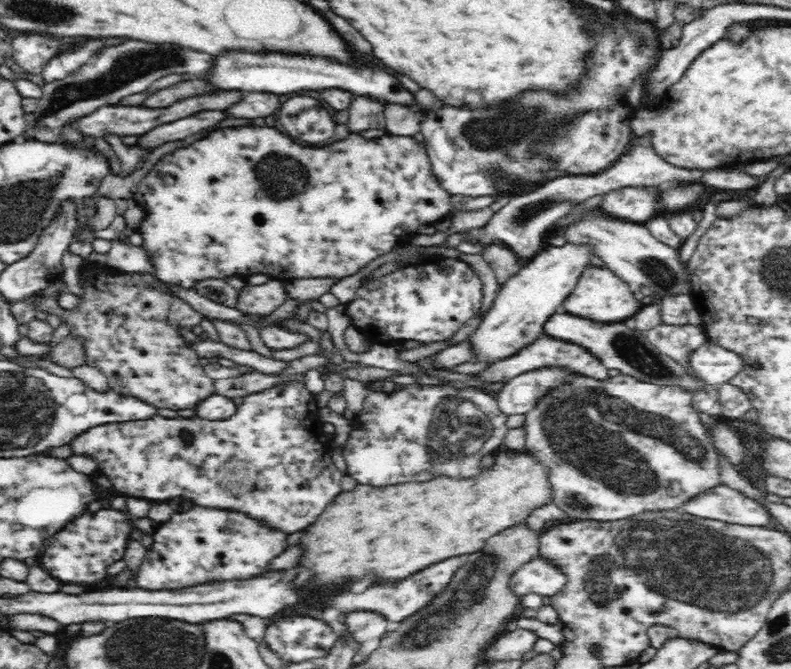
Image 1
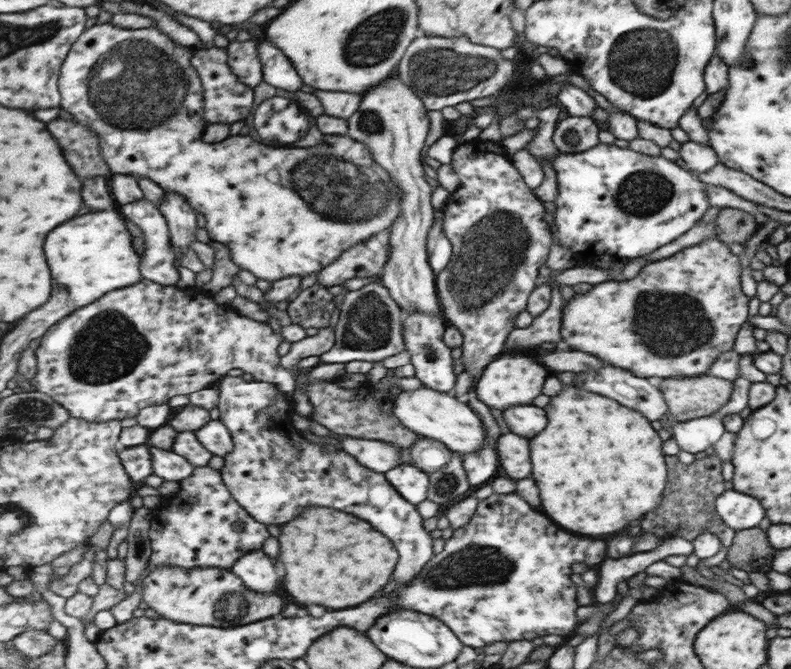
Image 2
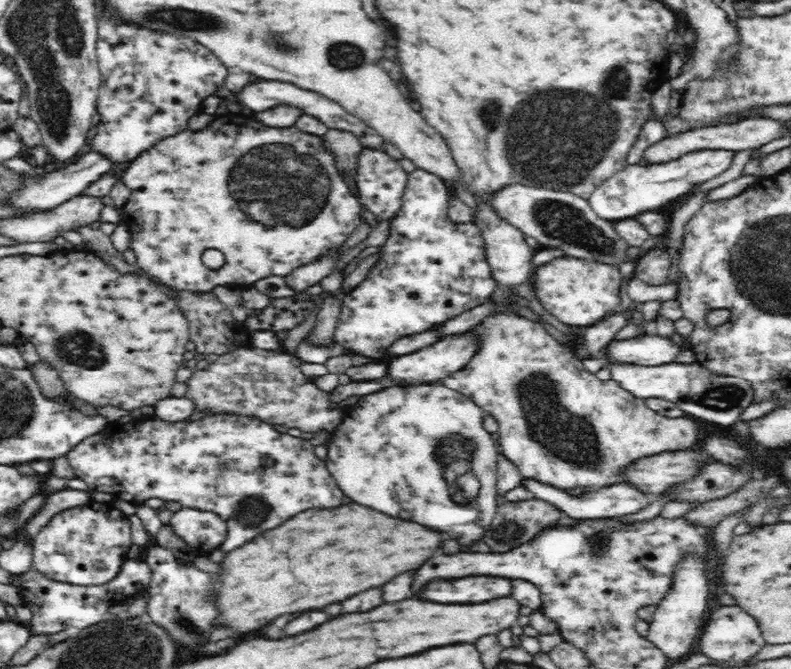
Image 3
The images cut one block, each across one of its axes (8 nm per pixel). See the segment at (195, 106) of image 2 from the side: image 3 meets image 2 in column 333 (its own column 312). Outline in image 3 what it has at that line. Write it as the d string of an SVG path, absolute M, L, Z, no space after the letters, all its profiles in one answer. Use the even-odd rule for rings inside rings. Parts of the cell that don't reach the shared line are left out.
M217 116L217 118L206 128L202 130L192 131L186 129L184 132L179 132L174 136L161 140L154 147L142 152L138 158L135 158L131 163L124 165L119 171L122 182L128 189L132 191L128 202L120 208L121 221L123 221L131 234L130 250L134 250L137 258L137 267L140 272L150 280L154 280L158 285L161 285L168 292L188 291L194 293L210 293L216 286L237 285L240 287L248 287L248 284L262 280L268 276L286 276L290 275L296 268L314 263L315 260L323 258L330 251L334 251L348 238L350 234L364 222L362 212L368 210L372 212L375 218L379 221L390 221L395 218L395 214L403 207L403 195L406 192L408 175L402 166L390 157L384 149L363 148L360 151L357 161L356 172L354 173L353 182L356 186L350 190L349 179L344 177L344 174L339 170L335 163L335 157L330 151L324 148L324 139L321 136L306 134L300 132L298 128L268 128L258 120L250 120L246 116ZM208 248L216 248L225 256L224 264L216 269L210 269L204 265L202 254Z

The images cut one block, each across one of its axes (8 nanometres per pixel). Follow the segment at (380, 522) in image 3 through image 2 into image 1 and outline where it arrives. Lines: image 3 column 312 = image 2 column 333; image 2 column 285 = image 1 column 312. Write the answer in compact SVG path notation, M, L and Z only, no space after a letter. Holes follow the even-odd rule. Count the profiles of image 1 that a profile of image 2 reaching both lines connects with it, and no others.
M500 452L494 456L494 464L486 470L482 470L478 476L474 478L464 478L464 480L456 480L456 478L448 478L448 476L438 476L434 480L428 482L406 482L406 484L396 484L396 486L386 486L386 488L372 488L372 486L364 486L358 484L352 492L341 492L340 496L336 495L336 504L330 503L323 512L324 516L319 516L320 520L316 519L316 524L312 524L312 528L308 528L308 534L302 538L302 544L306 548L306 554L302 558L302 564L306 568L314 570L314 576L310 578L310 588L324 588L324 586L332 586L332 584L342 584L342 582L350 582L350 580L360 580L362 576L370 576L376 574L378 580L402 580L418 570L428 568L430 564L442 562L446 558L452 556L462 556L462 554L472 554L478 552L480 548L484 548L486 540L510 526L522 524L536 508L550 504L552 502L552 486L548 480L548 466L540 464L534 456L530 454L514 454L514 452Z

